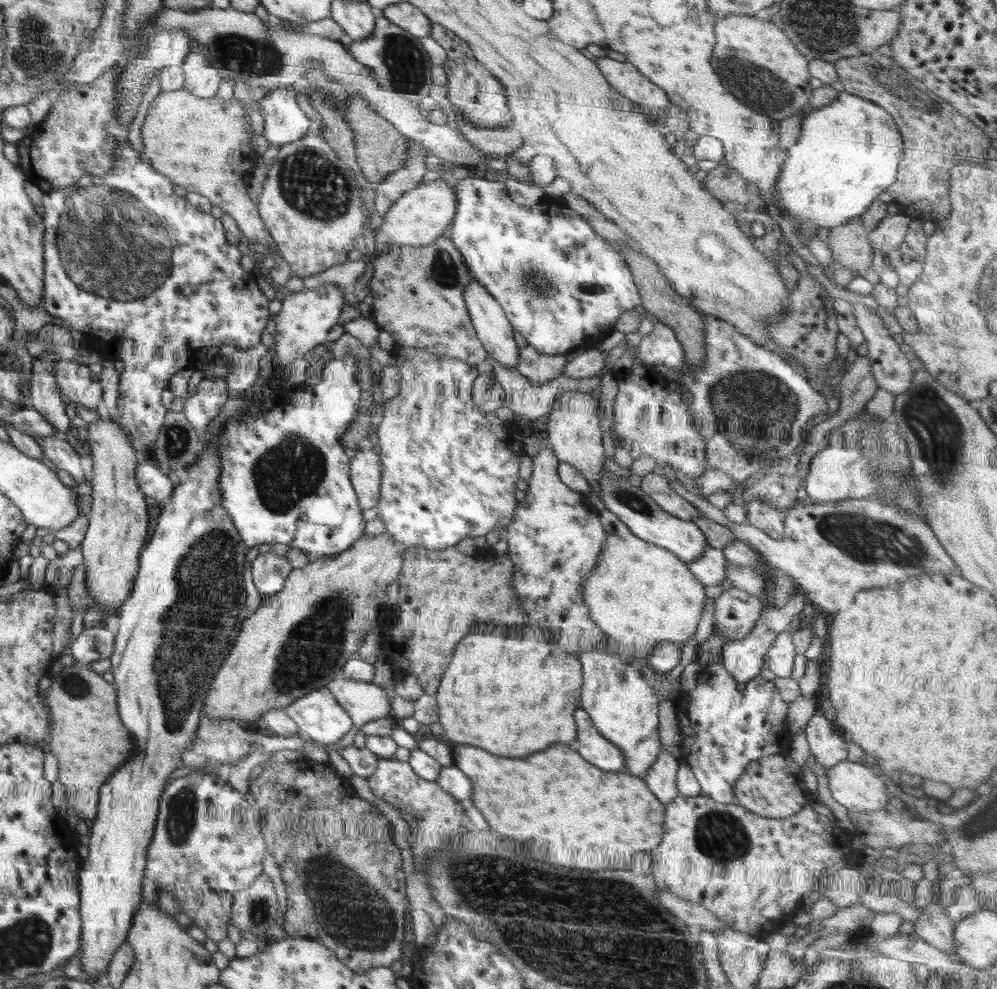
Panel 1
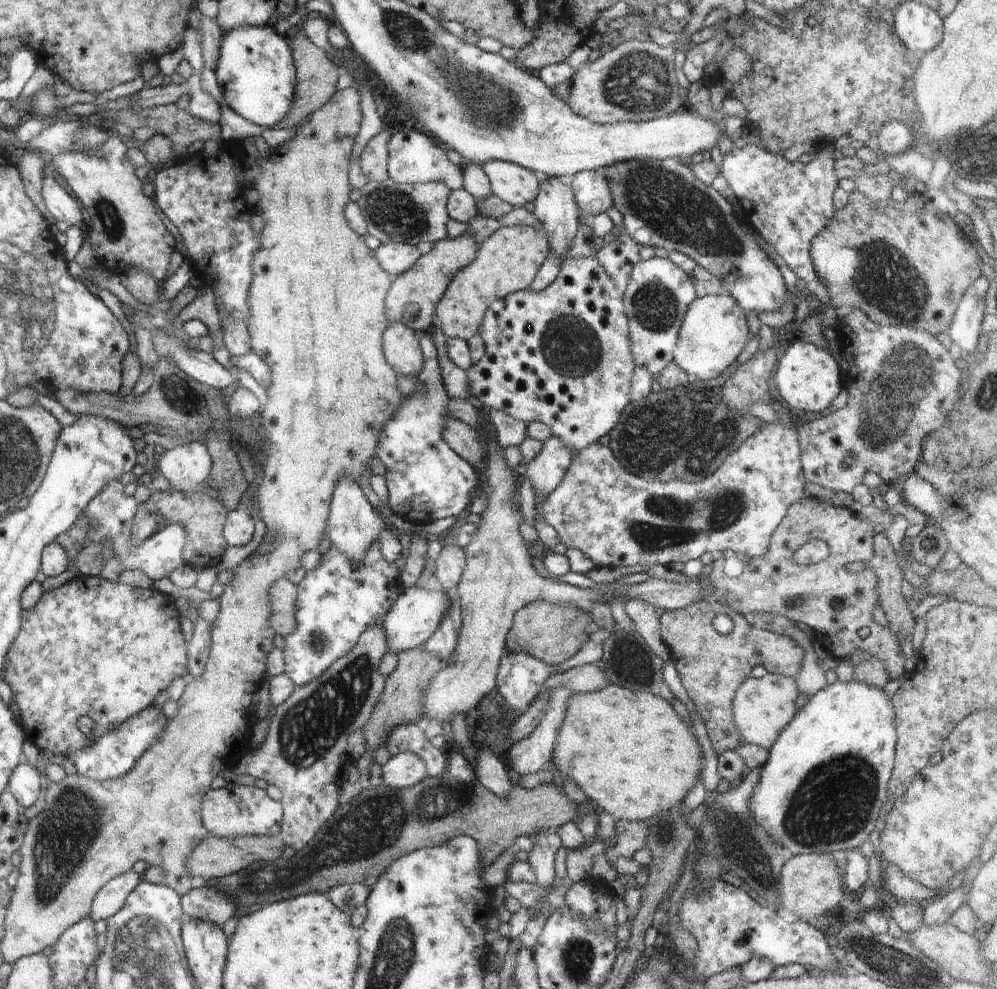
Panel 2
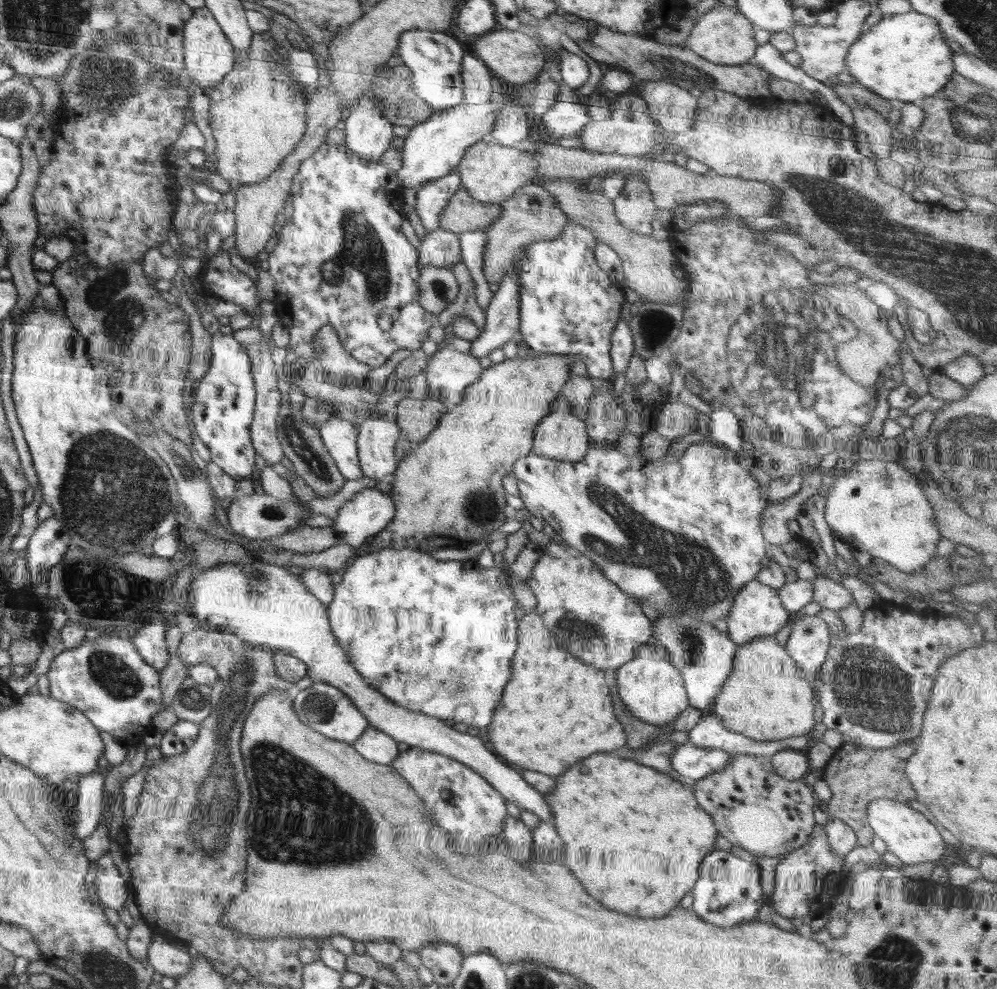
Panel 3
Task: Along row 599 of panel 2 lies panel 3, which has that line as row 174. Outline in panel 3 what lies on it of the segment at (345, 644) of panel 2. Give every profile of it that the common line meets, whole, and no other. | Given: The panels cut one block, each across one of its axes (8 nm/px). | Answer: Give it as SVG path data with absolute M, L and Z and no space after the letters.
M322 144L320 148L314 152L314 155L301 163L298 172L296 172L290 195L292 196L293 222L282 222L283 228L278 238L278 243L272 252L268 253L267 263L269 264L268 272L274 278L276 284L276 296L274 304L279 320L288 328L289 348L294 350L298 357L303 357L308 364L316 362L314 353L320 351L318 348L312 347L312 339L316 337L316 331L324 327L324 325L332 325L342 348L348 354L352 355L356 360L370 366L372 369L382 366L389 358L398 352L398 350L418 350L422 343L427 340L428 330L437 324L437 317L434 313L428 312L422 308L419 303L418 283L420 278L418 249L414 247L402 233L402 222L404 222L403 209L394 208L390 194L398 188L398 177L396 171L388 168L378 161L368 161L361 159L354 152L351 152L345 145L343 146L328 146Z

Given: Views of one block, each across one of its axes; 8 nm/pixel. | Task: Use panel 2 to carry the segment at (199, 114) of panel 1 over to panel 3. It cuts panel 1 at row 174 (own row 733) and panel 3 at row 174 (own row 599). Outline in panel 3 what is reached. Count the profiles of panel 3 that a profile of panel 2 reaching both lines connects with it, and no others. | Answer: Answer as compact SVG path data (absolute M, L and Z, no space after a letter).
M268 33L254 34L250 49L246 51L249 52L249 60L235 62L233 70L208 91L209 124L217 145L217 172L232 189L266 180L280 166L282 160L295 150L306 130L306 100L281 63L276 44Z

